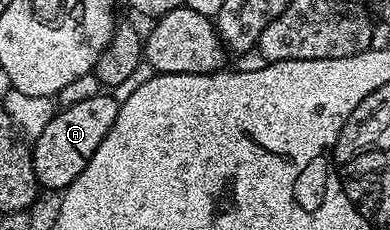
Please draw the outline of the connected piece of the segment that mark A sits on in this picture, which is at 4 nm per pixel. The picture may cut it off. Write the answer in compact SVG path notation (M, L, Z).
M101 91L93 95L93 99L85 99L85 103L73 103L60 108L53 119L49 119L49 127L34 138L31 149L31 162L35 168L35 179L44 190L67 189L85 171L87 161L93 159L93 151L101 147L101 139L109 131L109 127L117 124L120 104L114 96Z

